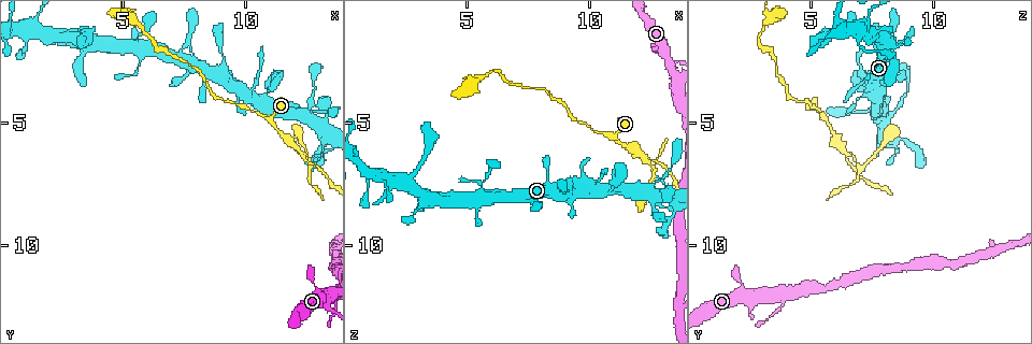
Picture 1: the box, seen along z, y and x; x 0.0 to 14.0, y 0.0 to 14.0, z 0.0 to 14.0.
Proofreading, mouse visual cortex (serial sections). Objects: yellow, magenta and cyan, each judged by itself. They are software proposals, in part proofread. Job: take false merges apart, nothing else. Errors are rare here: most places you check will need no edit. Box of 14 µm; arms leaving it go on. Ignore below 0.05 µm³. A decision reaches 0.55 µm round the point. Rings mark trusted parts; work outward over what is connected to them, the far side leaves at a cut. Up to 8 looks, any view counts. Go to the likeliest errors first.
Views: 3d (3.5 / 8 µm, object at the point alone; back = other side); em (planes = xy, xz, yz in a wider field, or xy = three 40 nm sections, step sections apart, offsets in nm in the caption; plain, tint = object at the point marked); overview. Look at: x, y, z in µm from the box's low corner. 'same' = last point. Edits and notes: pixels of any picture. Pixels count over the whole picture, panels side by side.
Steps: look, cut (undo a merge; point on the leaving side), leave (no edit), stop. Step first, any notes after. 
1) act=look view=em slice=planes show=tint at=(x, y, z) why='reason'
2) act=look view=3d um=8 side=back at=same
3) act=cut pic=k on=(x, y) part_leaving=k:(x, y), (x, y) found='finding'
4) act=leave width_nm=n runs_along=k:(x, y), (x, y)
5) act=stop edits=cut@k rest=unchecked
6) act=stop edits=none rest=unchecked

act=look view=3d um=3.5 at=(12.3, 6.3, 6.5) why='two arms in line, one across'

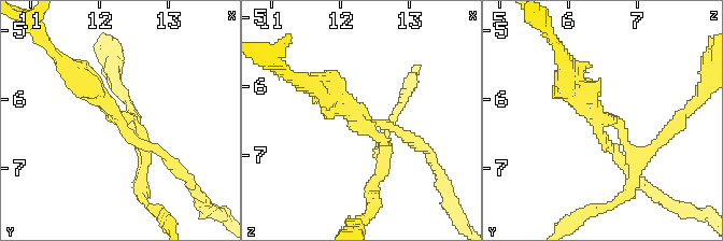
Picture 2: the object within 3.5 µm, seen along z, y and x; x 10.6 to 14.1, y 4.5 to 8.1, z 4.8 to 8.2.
act=look view=em slice=xy step=2 show=tint at=(12.25, 6.25, 6.50) arms=3 arm_widths_nm=150,150,350

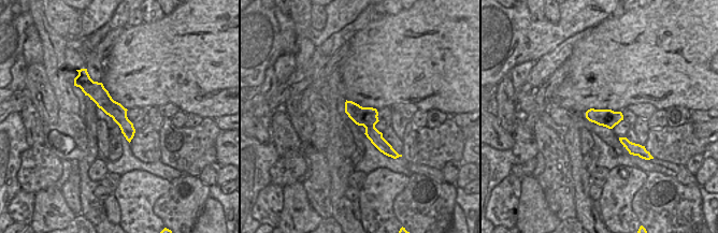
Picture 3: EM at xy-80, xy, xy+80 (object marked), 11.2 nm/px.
act=cut pic=2 on=(380, 164) part_leaving=2:(368, 128), (385, 151), (371, 192) found='a second cell is stuck on'

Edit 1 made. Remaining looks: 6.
act=look view=3d um=3.5 at=(13.3, 5.5, 7.9) why='thin arm on a thick one'

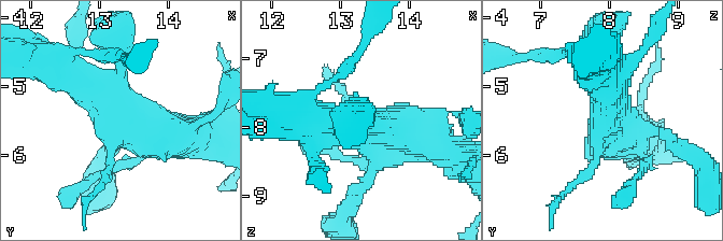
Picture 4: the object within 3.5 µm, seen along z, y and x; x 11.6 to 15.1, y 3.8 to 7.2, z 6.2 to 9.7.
act=look view=em slice=xy step=2 show=tint at=(13.35, 5.55, 8.00)

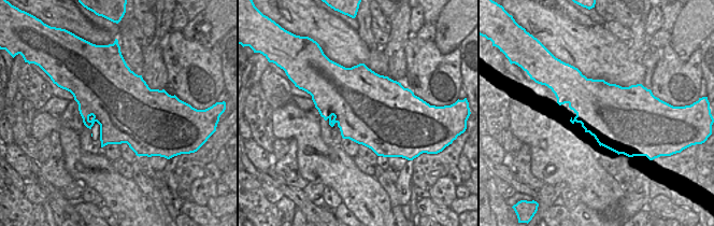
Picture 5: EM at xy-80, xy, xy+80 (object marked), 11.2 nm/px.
act=look view=em slice=xy step=1 show=tint at=same

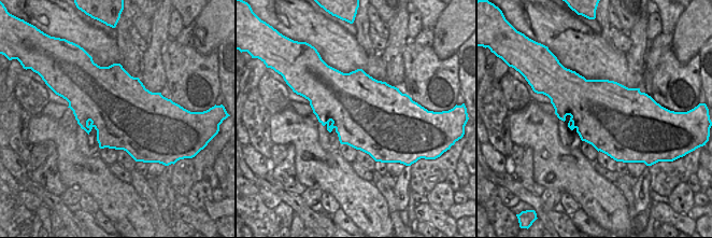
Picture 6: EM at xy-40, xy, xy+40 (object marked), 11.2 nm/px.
act=leave runs_along=4:(599, 73), (615, 133), (668, 137) found='continuous, no second cell'

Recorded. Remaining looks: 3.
act=look view=3d um=8 at=(13.3, 12.3, 2.5) why='four-way junction'

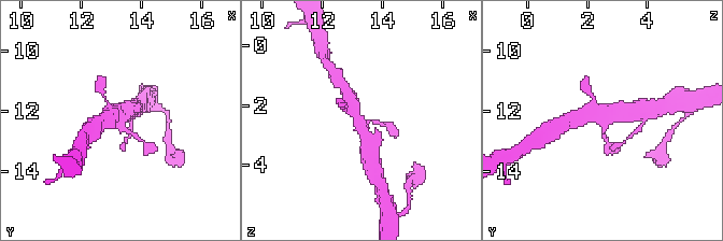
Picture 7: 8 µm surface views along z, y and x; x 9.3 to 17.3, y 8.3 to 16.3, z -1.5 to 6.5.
act=look view=3d um=3.5 at=(13.3, 12.2, 2.5)

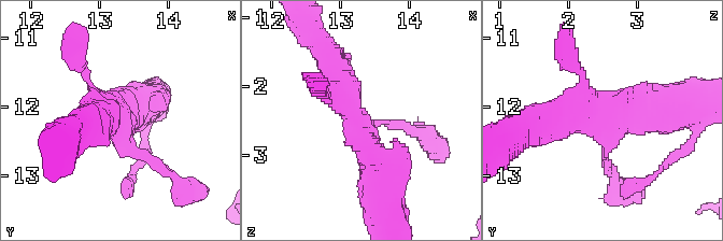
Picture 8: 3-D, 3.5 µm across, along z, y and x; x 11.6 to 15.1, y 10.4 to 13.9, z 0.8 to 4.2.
act=look view=em slice=xy step=2 show=tint at=(13.30, 12.30, 2.60)

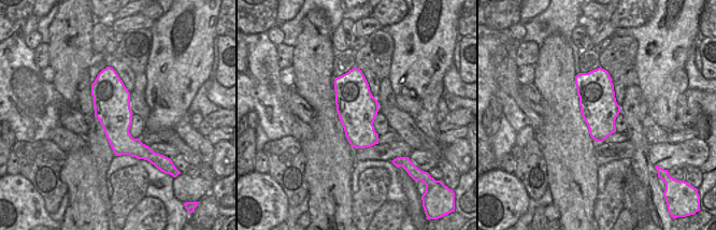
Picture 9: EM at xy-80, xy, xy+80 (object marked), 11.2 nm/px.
act=leave arm_widths_nm=150,250,450,500 found='all the same cell'

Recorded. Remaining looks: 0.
act=stop edits=cut@2 rest=unchecked

